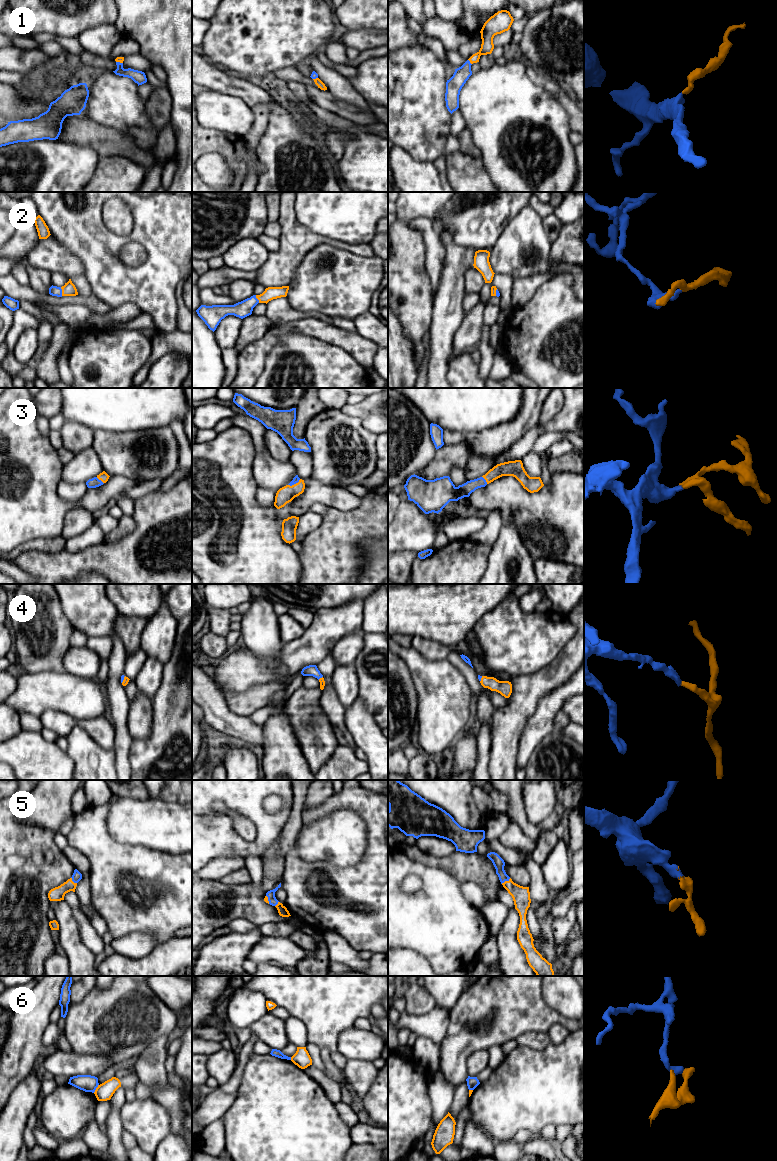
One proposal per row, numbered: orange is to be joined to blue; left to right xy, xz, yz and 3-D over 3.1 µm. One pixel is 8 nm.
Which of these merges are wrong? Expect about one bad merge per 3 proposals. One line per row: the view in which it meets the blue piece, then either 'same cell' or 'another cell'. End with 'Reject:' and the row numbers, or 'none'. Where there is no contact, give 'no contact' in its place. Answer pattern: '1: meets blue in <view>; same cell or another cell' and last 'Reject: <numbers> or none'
1: meets blue in yz; same cell
2: meets blue in xy; same cell
3: meets blue in xz; same cell
4: meets blue in xy; same cell
5: meets blue in yz; same cell
6: meets blue in xy; another cell
Reject: 6

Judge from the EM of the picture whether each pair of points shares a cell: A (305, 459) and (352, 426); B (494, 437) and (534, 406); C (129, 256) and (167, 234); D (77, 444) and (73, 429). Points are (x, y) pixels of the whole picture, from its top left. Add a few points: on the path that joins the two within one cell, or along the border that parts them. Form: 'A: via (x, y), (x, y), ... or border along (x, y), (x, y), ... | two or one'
A: border along (311, 452), (312, 474), (309, 477) | two
B: via (504, 435), (525, 416) | one
C: border along (120, 250), (130, 242), (138, 242), (146, 259) | two
D: via (76, 440), (73, 433) | one

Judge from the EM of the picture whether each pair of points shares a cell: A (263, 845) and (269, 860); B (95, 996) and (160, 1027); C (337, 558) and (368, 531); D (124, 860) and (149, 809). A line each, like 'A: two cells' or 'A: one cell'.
A: two cells
B: one cell
C: one cell
D: two cells

